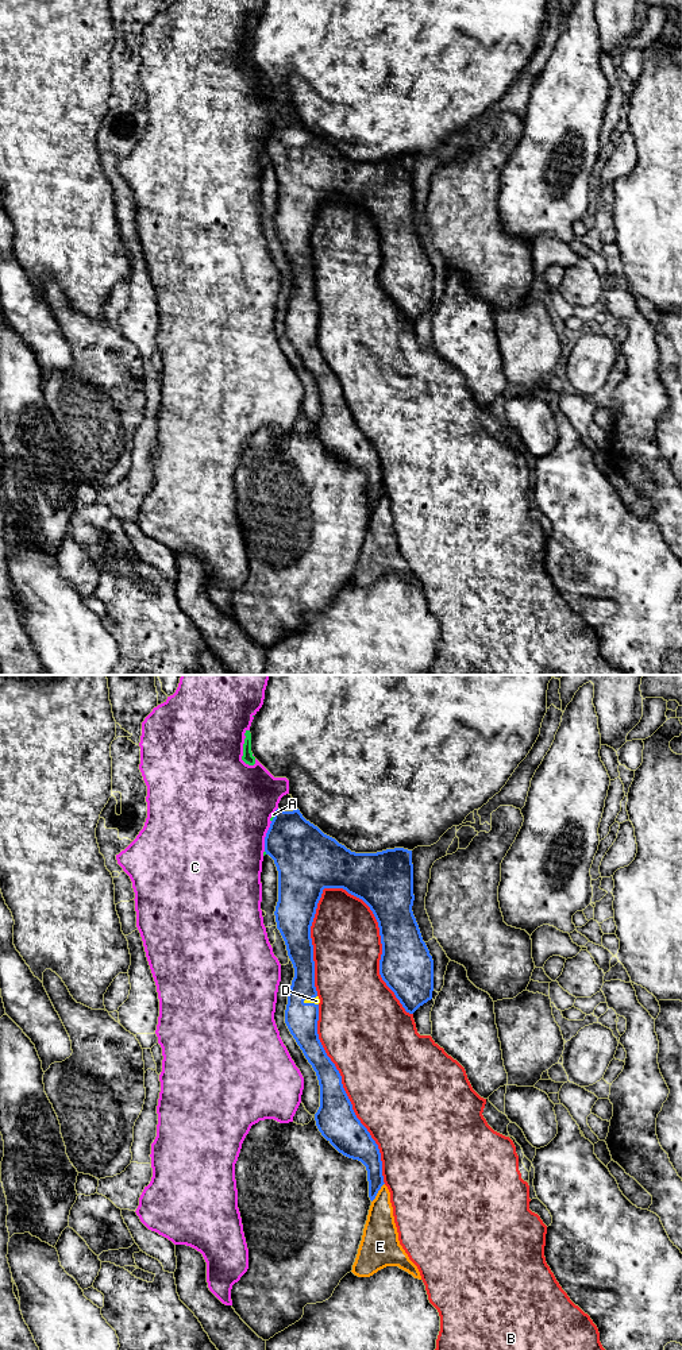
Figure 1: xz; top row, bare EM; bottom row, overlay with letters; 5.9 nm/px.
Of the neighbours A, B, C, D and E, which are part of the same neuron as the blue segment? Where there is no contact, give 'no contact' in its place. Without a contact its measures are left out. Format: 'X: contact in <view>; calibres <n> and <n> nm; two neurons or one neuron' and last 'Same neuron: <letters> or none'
A: contact in xz; calibres 340 and 20 nm; two neurons
B: contact in xz; calibres 320 and 400 nm; two neurons
C: contact in xz; calibres 360 and 480 nm; two neurons
D: contact in xz; calibres 190 and 50 nm; one neuron
E: contact in xz; calibres 140 and 200 nm; two neurons
Same neuron: D

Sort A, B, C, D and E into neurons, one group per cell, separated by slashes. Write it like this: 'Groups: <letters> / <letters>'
Groups: A / B / C / D / E

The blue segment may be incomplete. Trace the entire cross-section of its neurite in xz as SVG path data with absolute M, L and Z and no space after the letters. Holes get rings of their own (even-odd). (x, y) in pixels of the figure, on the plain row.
M277 117L265 146L265 161L274 169L278 180L278 211L274 224L294 277L285 332L319 389L320 416L315 423L316 435L339 462L366 475L369 506L373 510L385 493L381 462L367 437L357 427L343 397L342 385L319 348L320 308L315 296L311 235L324 197L343 197L362 208L373 220L379 236L382 252L379 284L405 320L413 323L432 308L434 269L412 220L415 209L412 159L394 157L377 162L355 162L307 130L298 117L293 120Z

